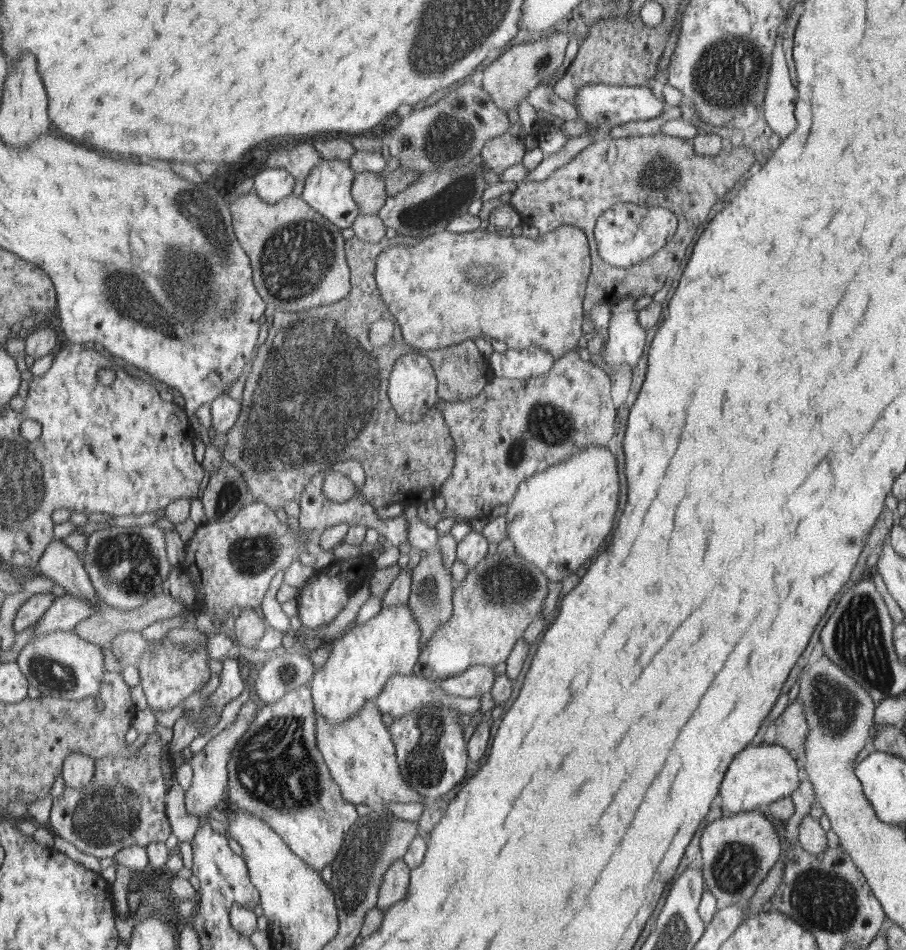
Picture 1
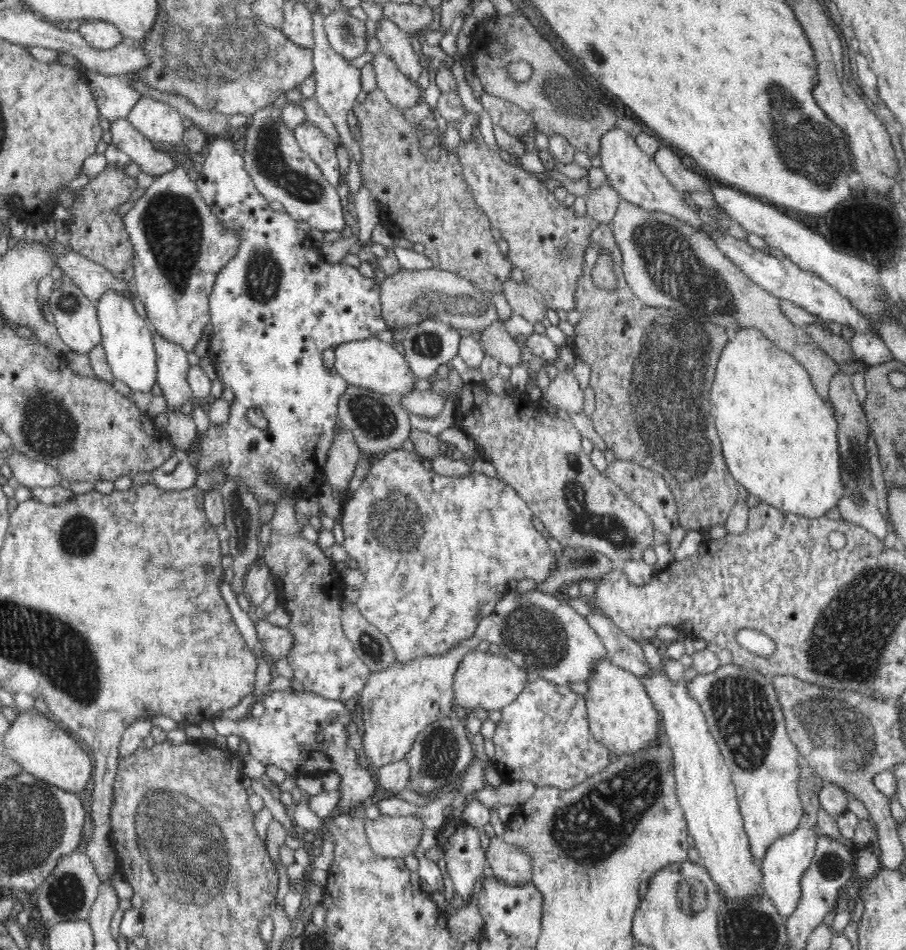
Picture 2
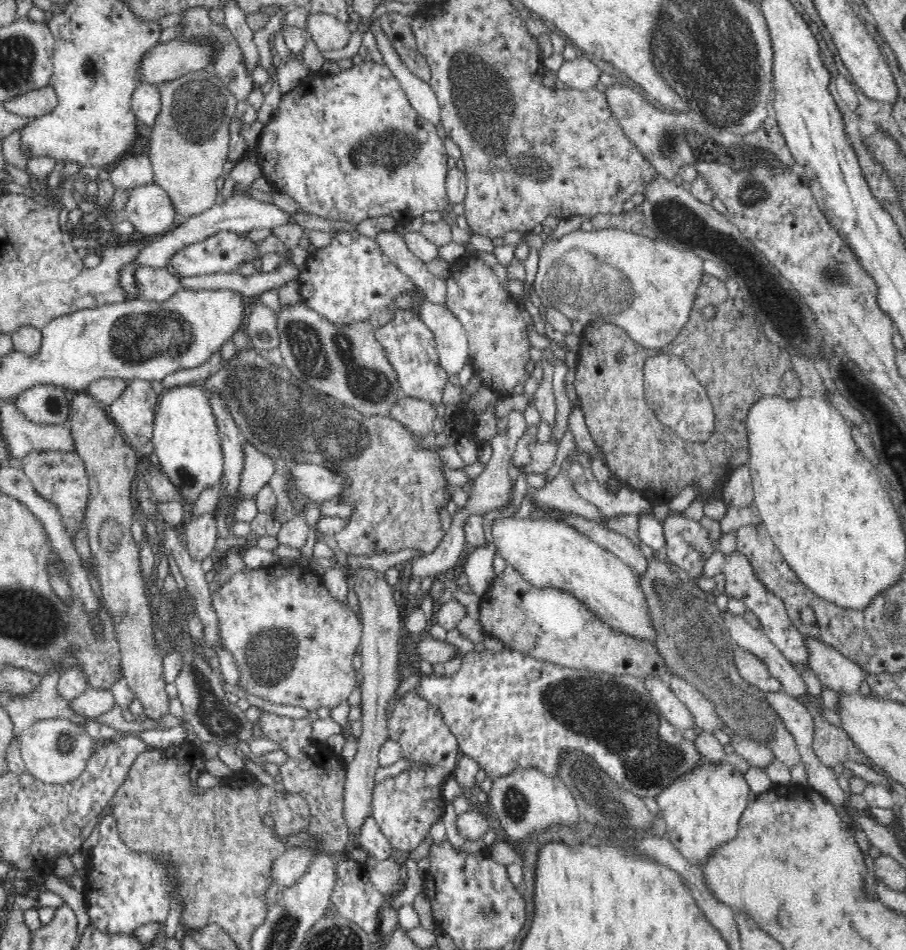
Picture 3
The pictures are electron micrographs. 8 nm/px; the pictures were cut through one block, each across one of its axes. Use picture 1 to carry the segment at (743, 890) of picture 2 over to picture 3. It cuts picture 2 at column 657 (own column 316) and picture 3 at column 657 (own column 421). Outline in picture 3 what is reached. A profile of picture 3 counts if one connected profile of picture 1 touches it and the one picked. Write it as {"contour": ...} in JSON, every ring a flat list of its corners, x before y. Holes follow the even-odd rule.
{"contour":[[500,518,488,525,488,537,494,550,499,552,506,564,515,568,532,586,565,591,592,611,609,630,628,635,629,638,641,639,641,642,653,643,655,646,659,633,651,620,639,575,608,549,602,548,562,521]]}

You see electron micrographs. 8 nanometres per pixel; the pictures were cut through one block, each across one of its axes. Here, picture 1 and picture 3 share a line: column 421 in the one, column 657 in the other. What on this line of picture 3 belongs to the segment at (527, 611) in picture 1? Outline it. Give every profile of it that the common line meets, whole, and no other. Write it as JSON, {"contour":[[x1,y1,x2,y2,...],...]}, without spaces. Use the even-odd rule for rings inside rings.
{"contour":[[506,565,503,572,493,577,491,588,480,596,479,621,485,634,502,642,506,649,527,653,536,660,557,664,566,668,590,670,611,675,632,675,643,678,645,675,656,675,666,679,666,660,656,646,641,639,629,638,609,630,597,616,578,600,554,588,532,586,515,568]]}

